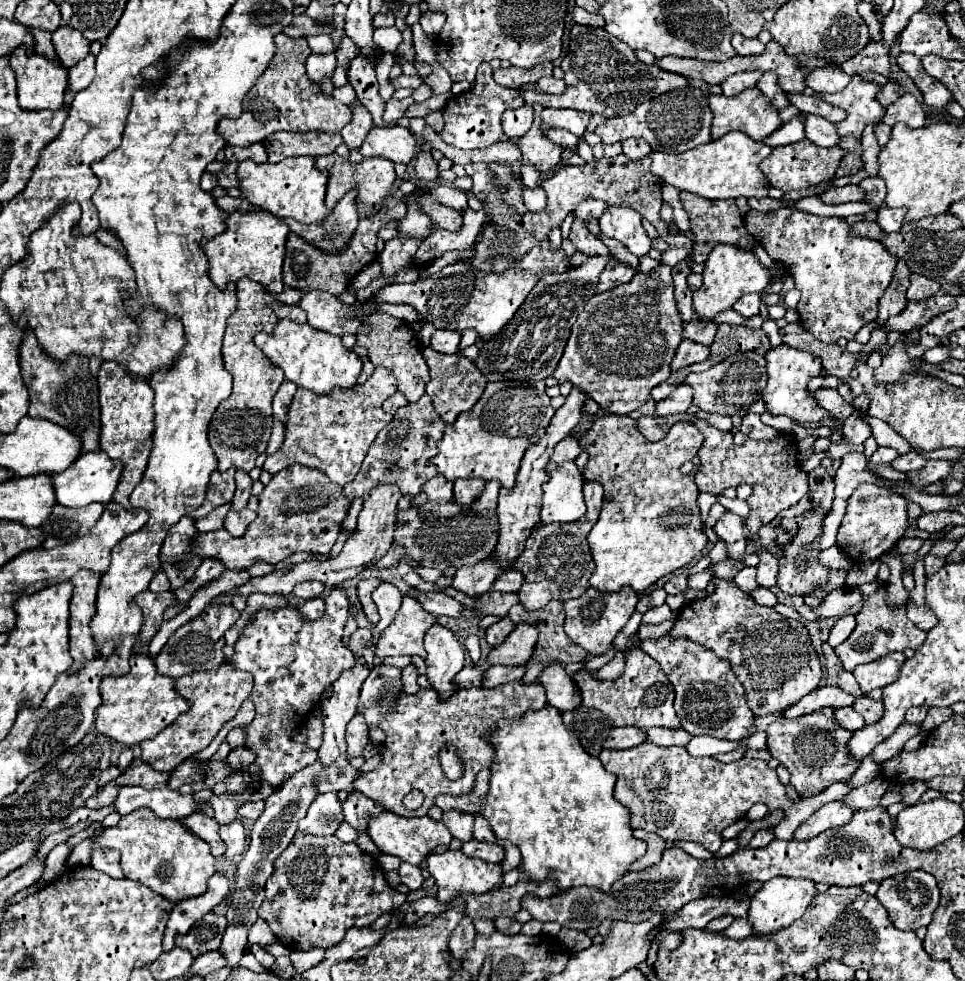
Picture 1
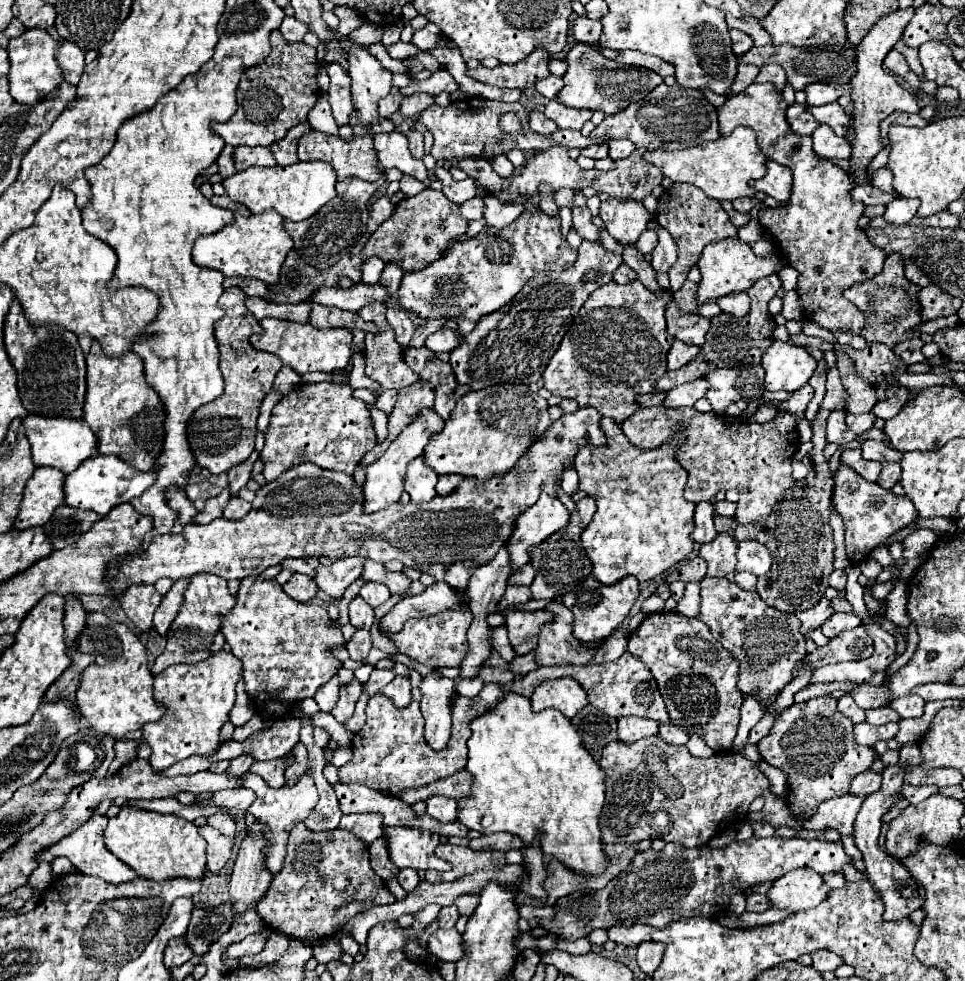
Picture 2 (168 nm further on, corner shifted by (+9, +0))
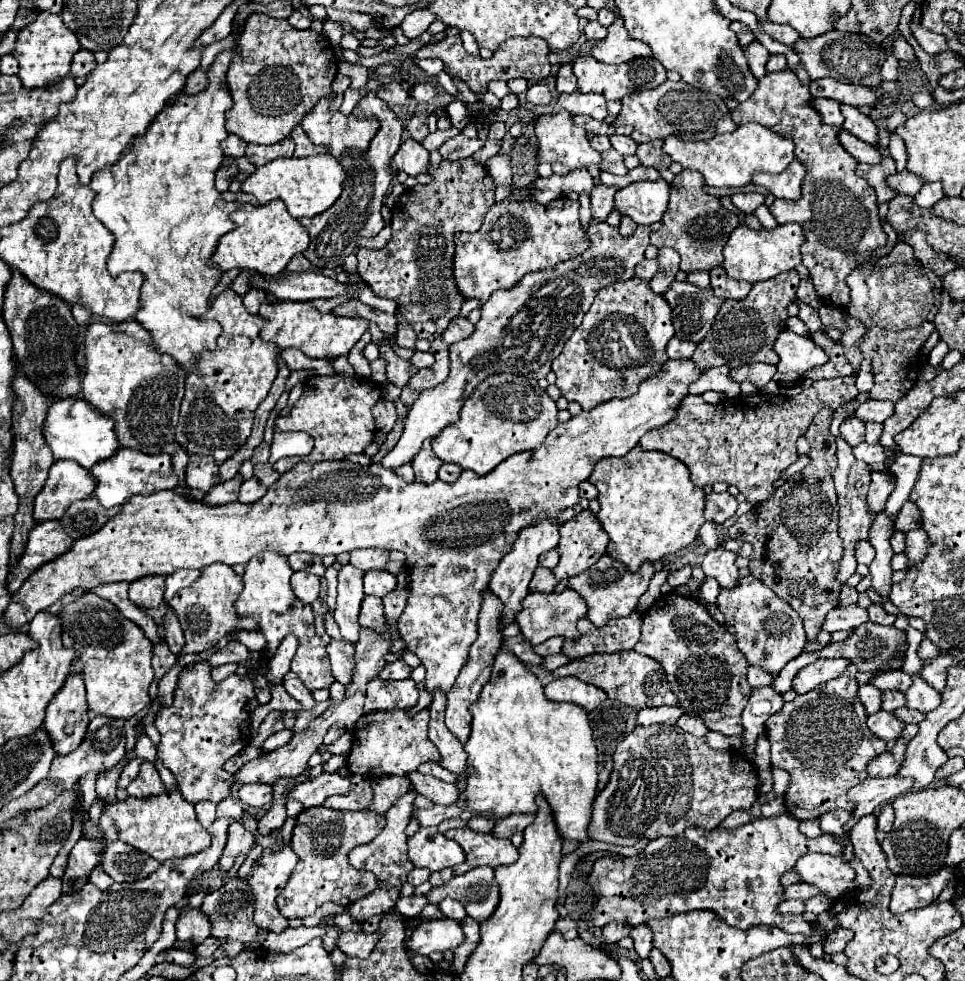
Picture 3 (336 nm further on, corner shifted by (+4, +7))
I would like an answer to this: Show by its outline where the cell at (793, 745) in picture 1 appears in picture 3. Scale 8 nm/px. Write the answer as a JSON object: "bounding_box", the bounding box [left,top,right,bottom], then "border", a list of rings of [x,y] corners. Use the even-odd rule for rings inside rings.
{"bounding_box":[765,675,885,821],"border":[[[841,675],[805,695],[797,695],[791,703],[785,703],[783,709],[779,713],[771,715],[765,723],[767,739],[771,743],[773,767],[783,767],[791,775],[791,785],[785,793],[785,807],[787,807],[789,815],[793,815],[799,821],[817,819],[831,809],[849,811],[853,807],[853,803],[847,801],[847,797],[845,797],[847,791],[869,777],[865,773],[867,763],[885,751],[885,741],[875,737],[865,725],[867,713],[865,713],[863,703],[857,697],[857,687],[859,685],[855,679]]]}

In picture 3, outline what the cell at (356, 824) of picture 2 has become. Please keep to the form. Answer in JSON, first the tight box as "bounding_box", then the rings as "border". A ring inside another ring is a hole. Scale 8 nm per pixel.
{"bounding_box":[367,777,409,815],"border":[[[387,777],[387,779],[377,779],[371,783],[373,789],[373,799],[371,807],[367,807],[369,813],[375,815],[385,815],[389,807],[395,805],[397,797],[403,797],[409,789],[409,779],[407,777]]]}

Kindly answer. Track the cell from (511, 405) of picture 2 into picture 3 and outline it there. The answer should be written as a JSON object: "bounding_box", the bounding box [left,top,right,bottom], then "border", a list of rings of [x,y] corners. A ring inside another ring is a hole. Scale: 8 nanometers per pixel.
{"bounding_box":[433,373,557,475],"border":[[[499,373],[487,377],[463,403],[459,421],[433,437],[433,451],[445,463],[457,463],[479,475],[487,475],[509,455],[531,451],[543,443],[547,433],[557,427],[557,405],[535,379]]]}

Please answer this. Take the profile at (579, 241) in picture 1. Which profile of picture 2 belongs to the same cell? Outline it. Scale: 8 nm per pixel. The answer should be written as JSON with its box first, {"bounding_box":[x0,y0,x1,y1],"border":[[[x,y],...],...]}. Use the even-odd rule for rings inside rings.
{"bounding_box":[572,206,600,240],"border":[[[586,206],[584,208],[574,208],[572,226],[578,230],[578,234],[584,240],[598,240],[598,236],[600,236],[600,228],[594,226],[592,214],[590,214],[590,210]]]}

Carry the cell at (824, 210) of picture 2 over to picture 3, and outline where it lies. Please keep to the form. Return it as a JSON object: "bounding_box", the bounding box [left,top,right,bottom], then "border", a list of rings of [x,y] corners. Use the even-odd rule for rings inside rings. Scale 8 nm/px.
{"bounding_box":[731,71,887,309],"border":[[[775,71],[767,73],[759,81],[753,95],[731,111],[731,119],[737,125],[757,121],[795,143],[795,157],[807,167],[801,199],[775,199],[769,205],[769,211],[781,225],[799,223],[803,227],[807,243],[803,243],[801,255],[815,291],[819,293],[823,305],[847,309],[851,301],[845,277],[857,265],[875,259],[875,251],[887,245],[887,235],[881,229],[875,191],[865,179],[855,175],[857,161],[839,145],[837,127],[823,125],[819,113],[809,105],[809,101],[809,87],[801,85],[793,71]]]}

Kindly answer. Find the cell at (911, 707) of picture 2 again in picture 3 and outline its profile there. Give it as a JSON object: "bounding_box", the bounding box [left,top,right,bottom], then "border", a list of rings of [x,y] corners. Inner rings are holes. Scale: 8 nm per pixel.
{"bounding_box":[905,677,941,713],"border":[[[921,677],[913,679],[913,685],[907,689],[905,699],[907,699],[909,709],[919,709],[923,713],[933,711],[941,703],[939,691],[935,691],[931,685],[927,685]]]}

